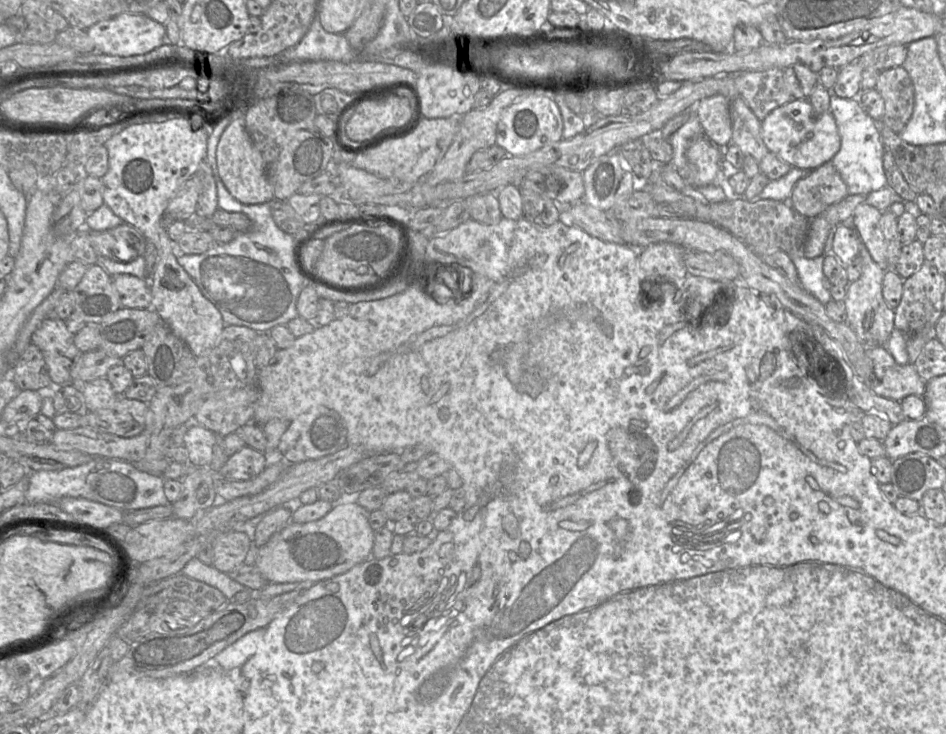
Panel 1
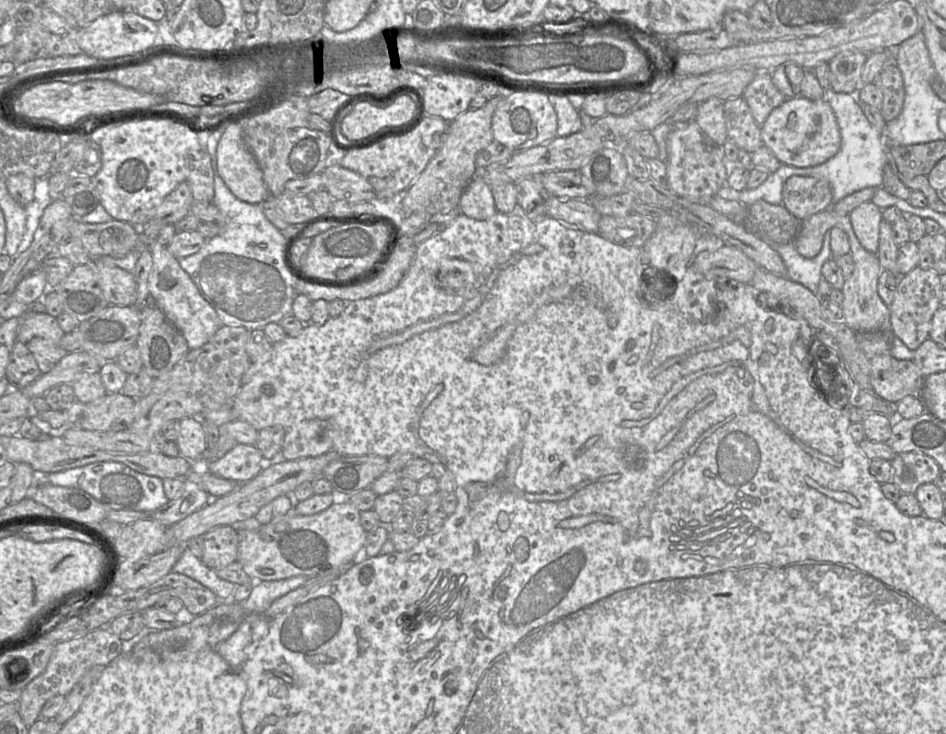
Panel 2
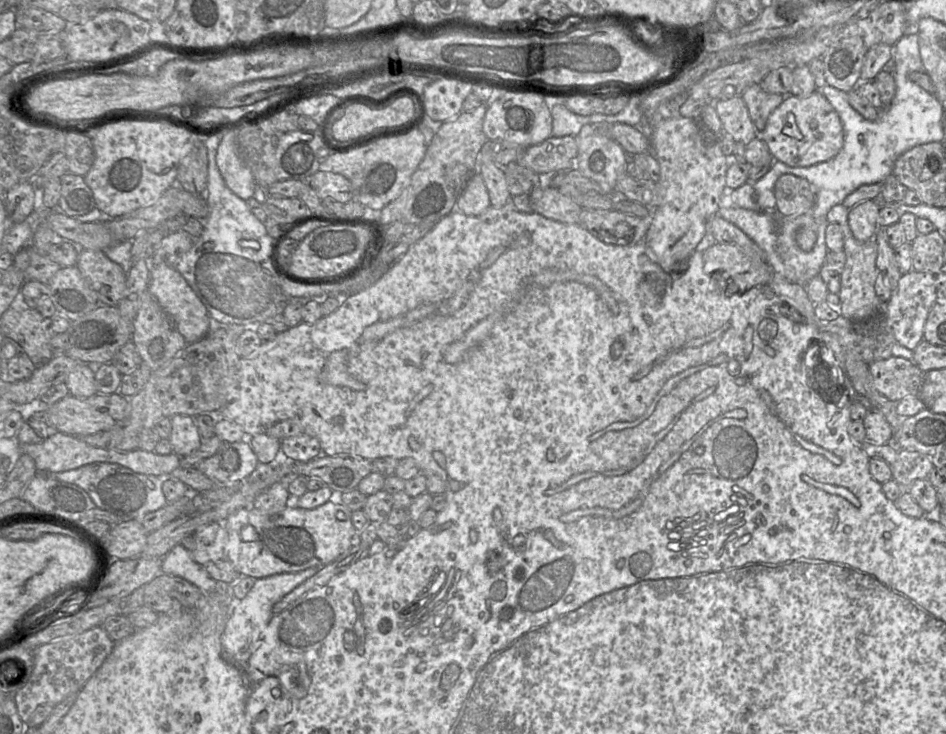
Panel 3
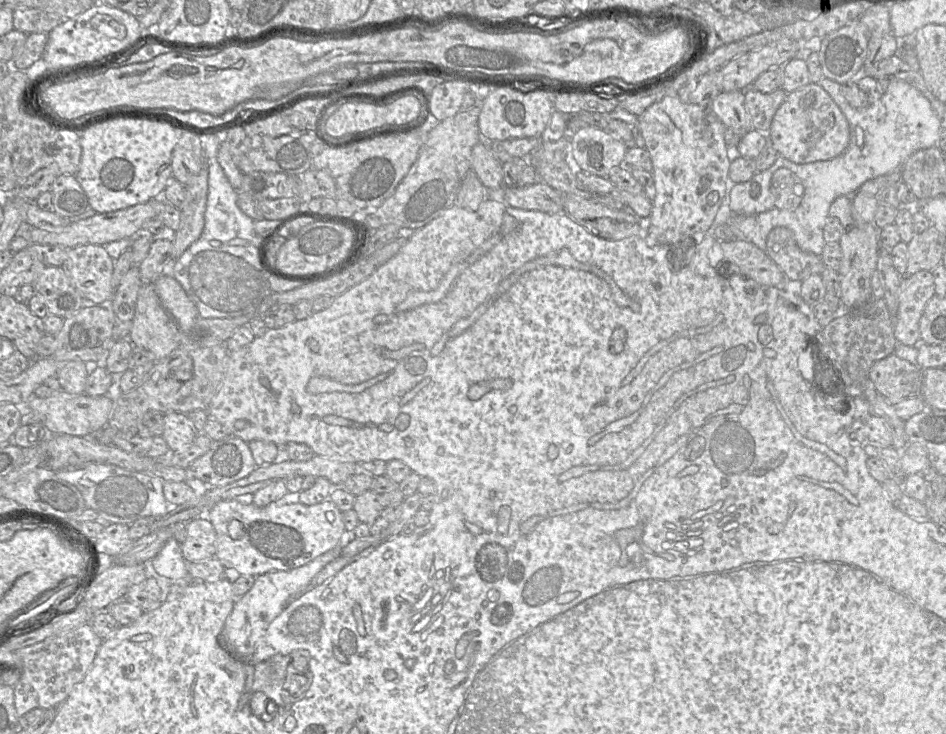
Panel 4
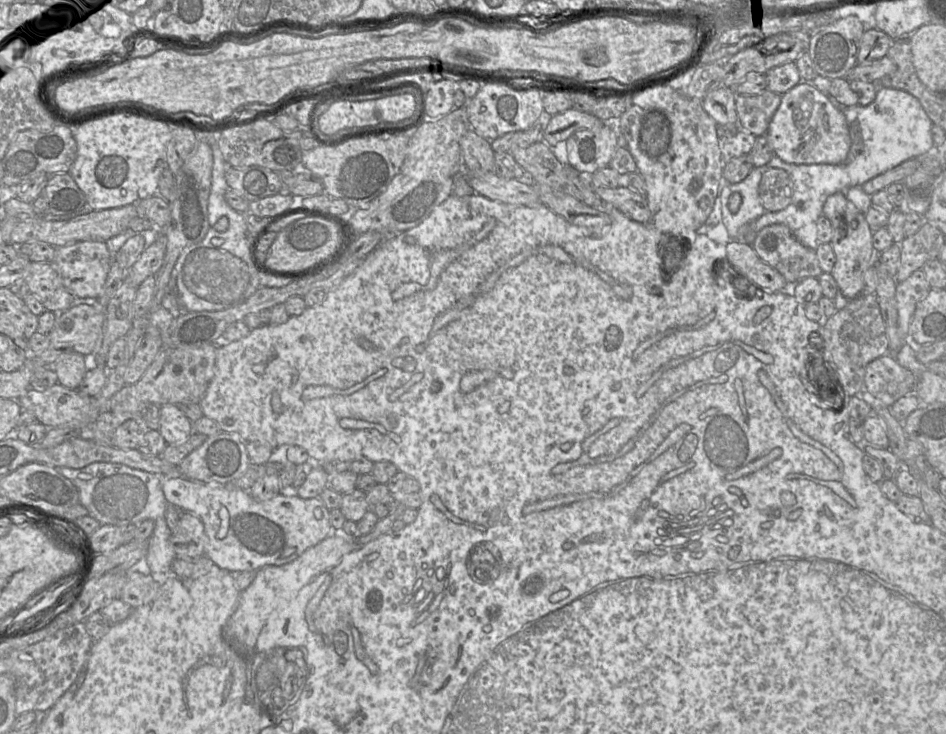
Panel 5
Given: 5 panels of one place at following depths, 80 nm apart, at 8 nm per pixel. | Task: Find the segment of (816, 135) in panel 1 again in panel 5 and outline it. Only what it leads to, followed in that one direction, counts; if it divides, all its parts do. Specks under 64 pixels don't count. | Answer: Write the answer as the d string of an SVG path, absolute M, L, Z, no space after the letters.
M801 81L782 94L767 136L775 155L792 164L841 164L846 160L851 147L846 117L826 93L812 85L812 81Z

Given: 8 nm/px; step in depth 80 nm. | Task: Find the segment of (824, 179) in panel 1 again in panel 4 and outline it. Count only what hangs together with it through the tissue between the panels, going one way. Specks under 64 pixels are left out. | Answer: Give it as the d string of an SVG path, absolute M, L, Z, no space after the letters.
M780 168L772 175L770 191L774 197L774 208L793 211L802 201L804 186L793 172Z

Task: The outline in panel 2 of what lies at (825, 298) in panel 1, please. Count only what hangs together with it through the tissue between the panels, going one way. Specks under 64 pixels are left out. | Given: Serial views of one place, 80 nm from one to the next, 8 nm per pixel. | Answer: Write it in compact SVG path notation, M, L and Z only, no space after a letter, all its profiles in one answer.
M829 231L825 233L821 251L811 259L801 256L797 252L794 243L770 245L782 258L787 270L786 277L803 285L817 295L818 284L822 278L821 268L832 257Z

